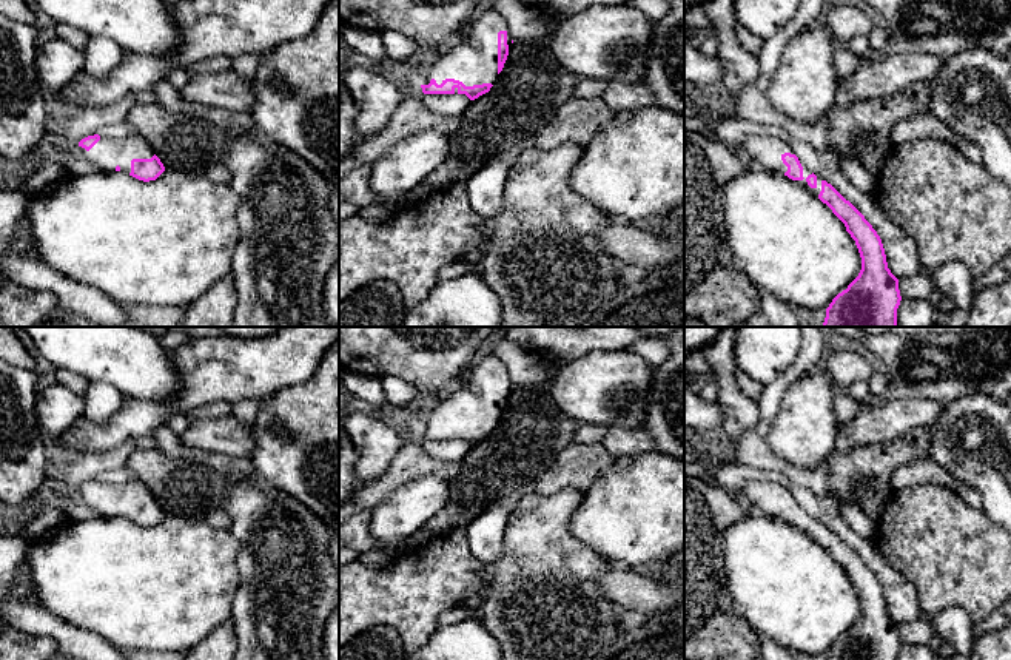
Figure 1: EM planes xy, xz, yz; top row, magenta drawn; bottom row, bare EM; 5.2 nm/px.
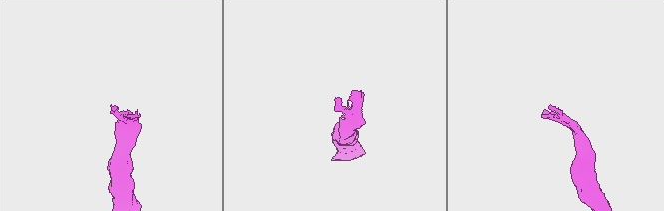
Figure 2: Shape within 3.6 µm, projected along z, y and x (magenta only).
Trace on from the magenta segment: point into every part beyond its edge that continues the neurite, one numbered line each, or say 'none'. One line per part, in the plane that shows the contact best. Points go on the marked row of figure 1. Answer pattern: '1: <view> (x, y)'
1: xz (475, 60)

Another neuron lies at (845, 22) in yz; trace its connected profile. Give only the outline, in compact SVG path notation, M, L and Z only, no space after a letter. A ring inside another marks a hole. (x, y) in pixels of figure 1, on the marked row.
M857 3L829 6L823 15L823 25L834 40L849 43L855 35L869 35L875 17L868 15Z

